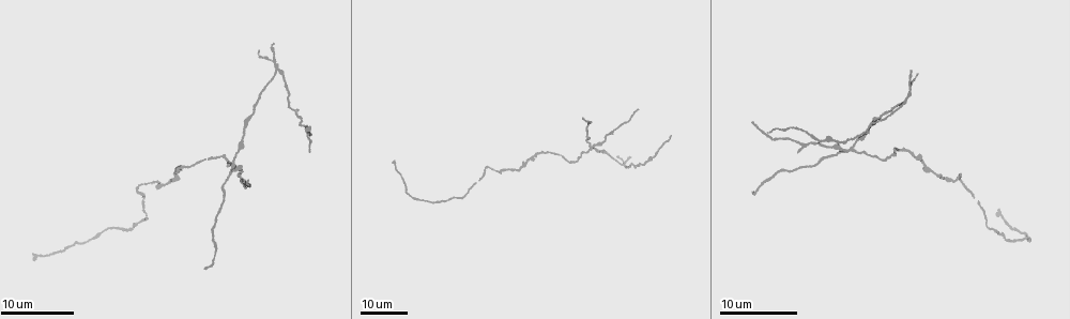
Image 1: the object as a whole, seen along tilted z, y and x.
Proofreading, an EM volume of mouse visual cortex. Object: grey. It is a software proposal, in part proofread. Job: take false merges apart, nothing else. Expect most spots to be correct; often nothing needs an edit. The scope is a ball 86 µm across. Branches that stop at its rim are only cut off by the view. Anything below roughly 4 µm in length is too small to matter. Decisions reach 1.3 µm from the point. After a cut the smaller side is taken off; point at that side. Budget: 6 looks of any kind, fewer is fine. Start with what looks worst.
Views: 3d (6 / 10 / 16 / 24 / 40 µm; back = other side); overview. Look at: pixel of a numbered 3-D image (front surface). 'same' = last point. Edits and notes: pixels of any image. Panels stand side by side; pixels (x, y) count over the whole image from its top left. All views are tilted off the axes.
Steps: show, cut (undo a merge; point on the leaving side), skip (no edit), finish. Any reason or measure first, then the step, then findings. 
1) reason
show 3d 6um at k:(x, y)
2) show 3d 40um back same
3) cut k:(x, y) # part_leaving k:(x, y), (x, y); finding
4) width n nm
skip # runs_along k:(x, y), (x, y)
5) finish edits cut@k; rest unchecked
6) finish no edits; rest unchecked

branch point
show 3d 24um at 1:(851, 146)

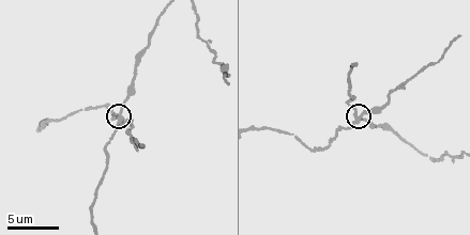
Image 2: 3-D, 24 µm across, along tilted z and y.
show 3d 10um at 2:(358, 120)

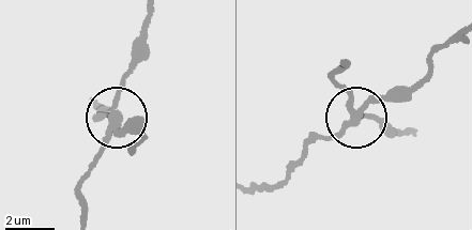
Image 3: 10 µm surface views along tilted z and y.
arms 3
cut 3:(102, 153) # part_leaving 3:(112, 121), (147, 16); a second neuron is stuck on

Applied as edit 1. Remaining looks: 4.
thick turns thin
show 3d 16um at 1:(136, 189)

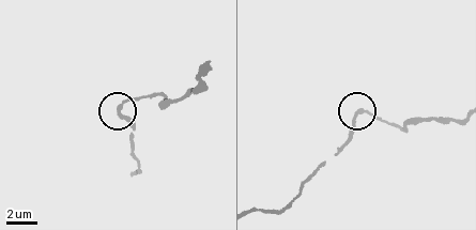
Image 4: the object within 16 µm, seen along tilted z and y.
zoom in
show 3d 6um at 4:(361, 113)

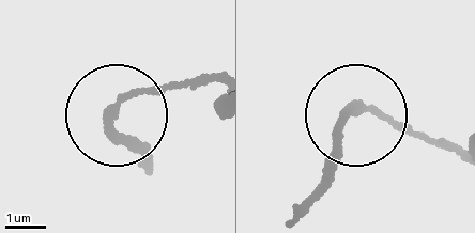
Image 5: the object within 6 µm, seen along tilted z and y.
skip # runs_along 5:(458, 155), (362, 115), (310, 211); continuous, no second neuron

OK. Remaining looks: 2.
finish edits cut@3; rest unchecked

